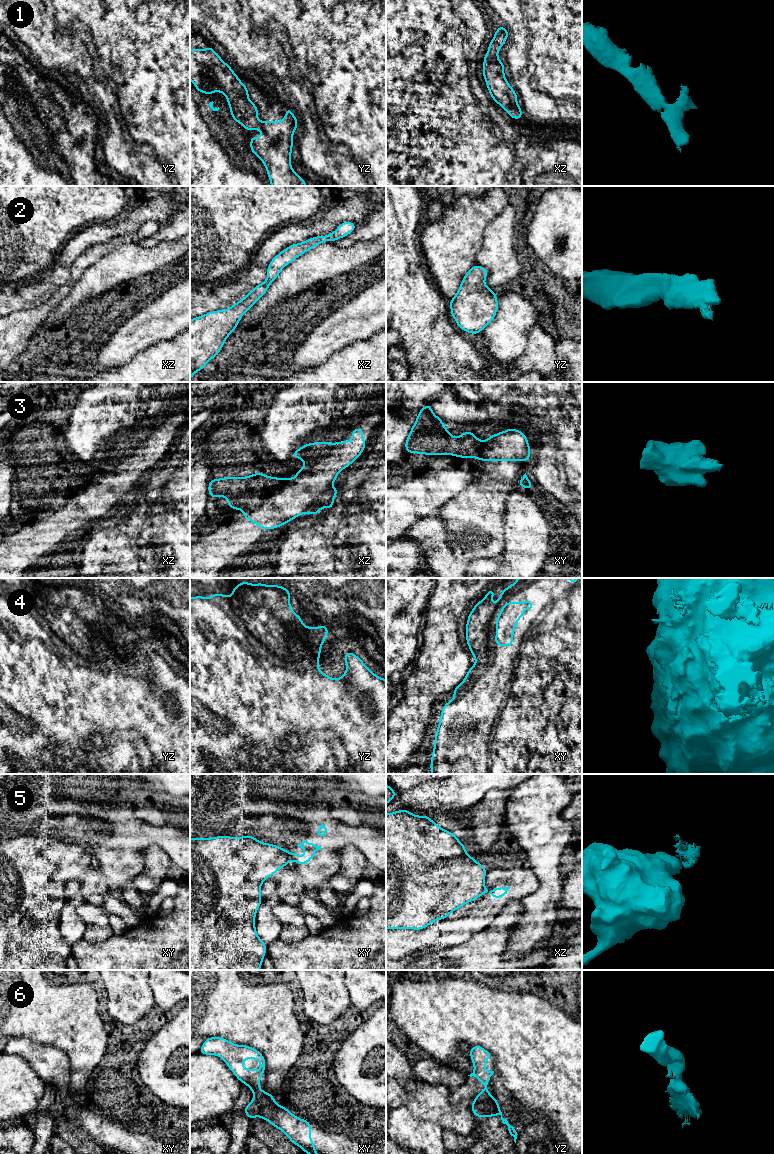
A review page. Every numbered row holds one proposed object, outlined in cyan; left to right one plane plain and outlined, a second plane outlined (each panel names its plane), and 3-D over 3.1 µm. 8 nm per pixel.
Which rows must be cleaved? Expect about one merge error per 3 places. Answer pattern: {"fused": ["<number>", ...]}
{"fused": ["4", "5"]}

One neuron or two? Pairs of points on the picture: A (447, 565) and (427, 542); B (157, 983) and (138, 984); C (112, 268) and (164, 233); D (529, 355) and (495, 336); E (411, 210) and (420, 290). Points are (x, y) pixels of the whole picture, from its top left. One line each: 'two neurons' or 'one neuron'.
A: one neuron
B: two neurons
C: two neurons
D: two neurons
E: one neuron

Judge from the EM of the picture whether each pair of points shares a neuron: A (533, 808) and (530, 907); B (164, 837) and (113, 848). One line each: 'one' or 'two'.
A: one
B: one

